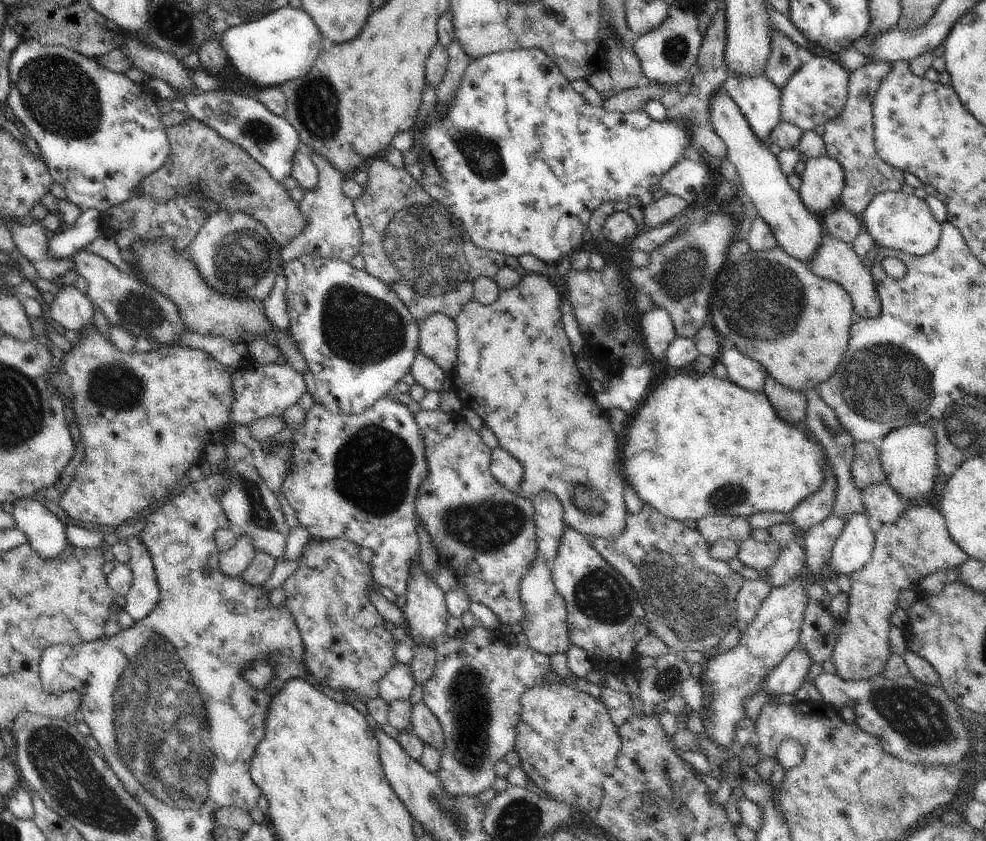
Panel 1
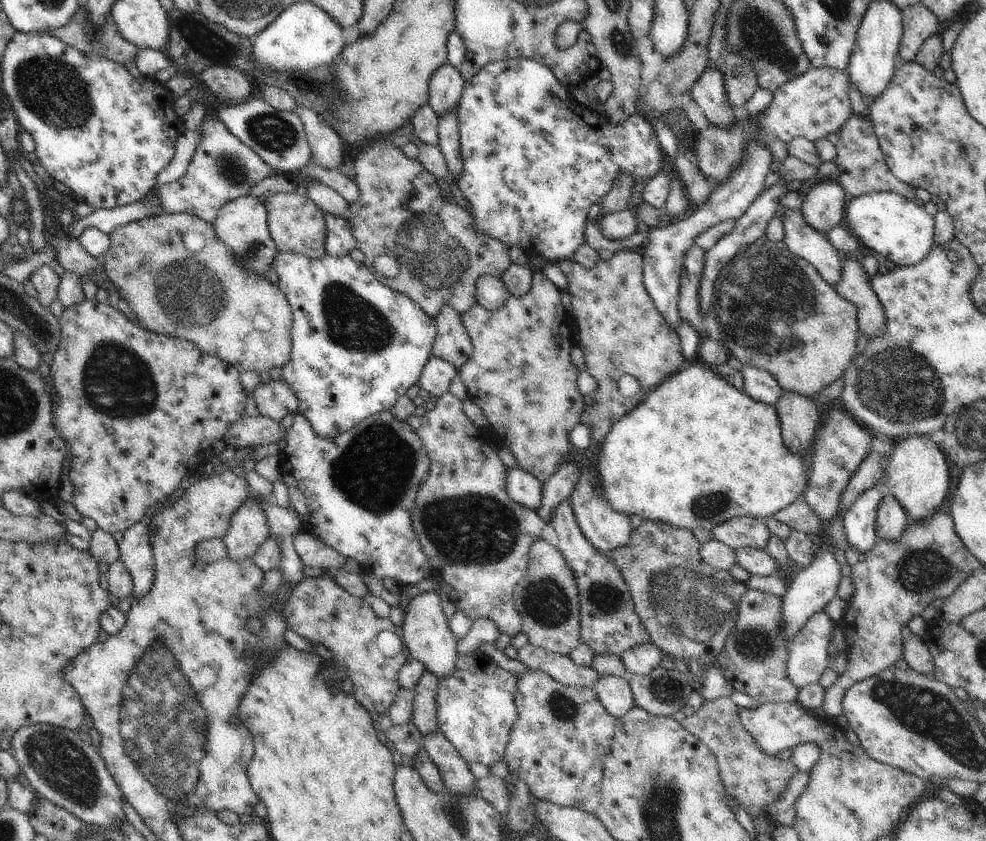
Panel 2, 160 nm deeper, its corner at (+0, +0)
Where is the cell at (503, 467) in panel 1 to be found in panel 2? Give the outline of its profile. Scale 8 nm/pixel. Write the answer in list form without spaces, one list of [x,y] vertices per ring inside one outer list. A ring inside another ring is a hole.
[[[520,468],[507,472],[507,495],[518,504],[538,511],[542,504],[543,483]]]

